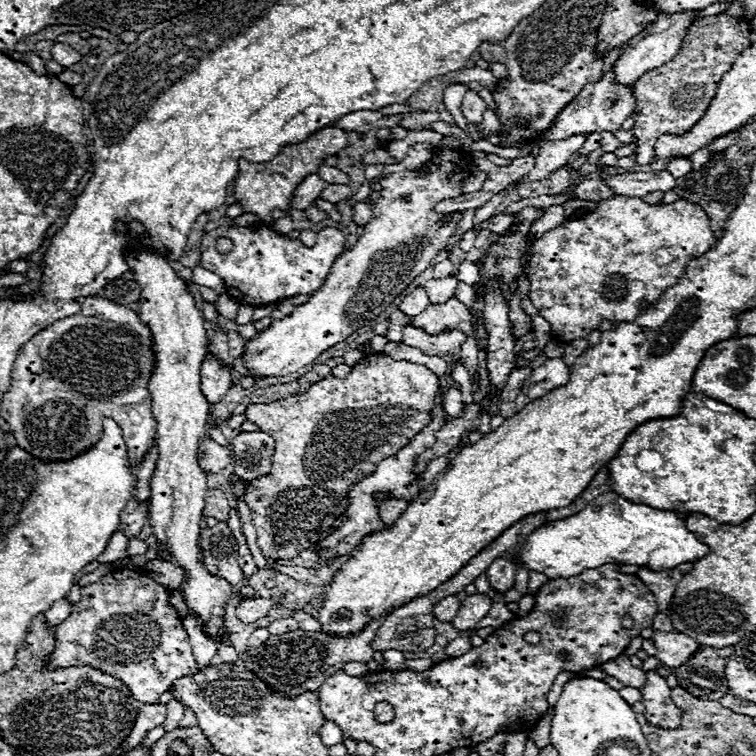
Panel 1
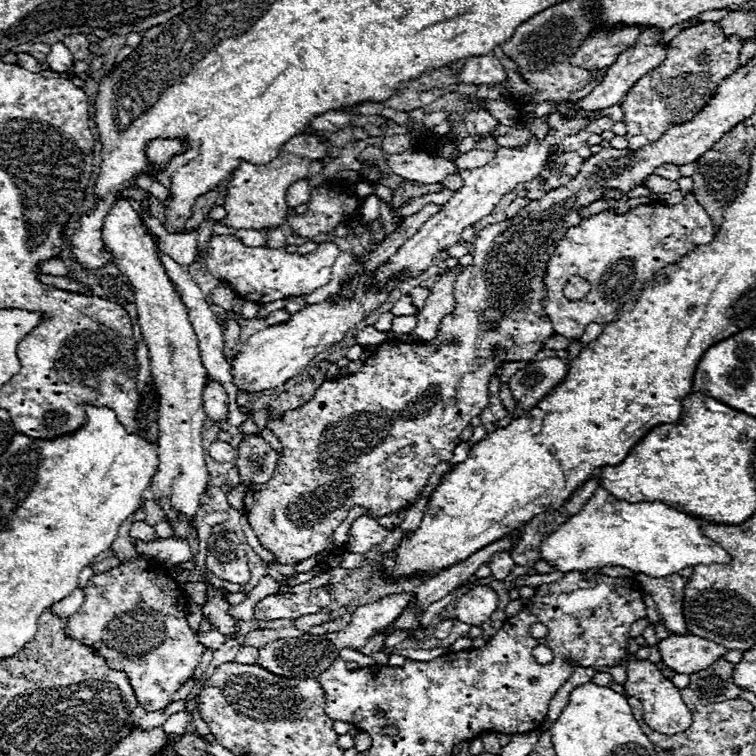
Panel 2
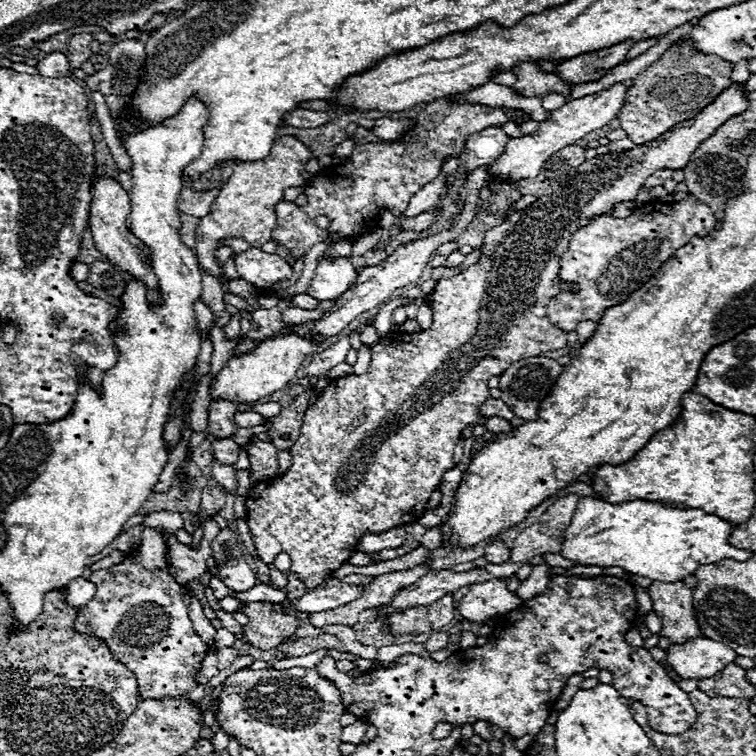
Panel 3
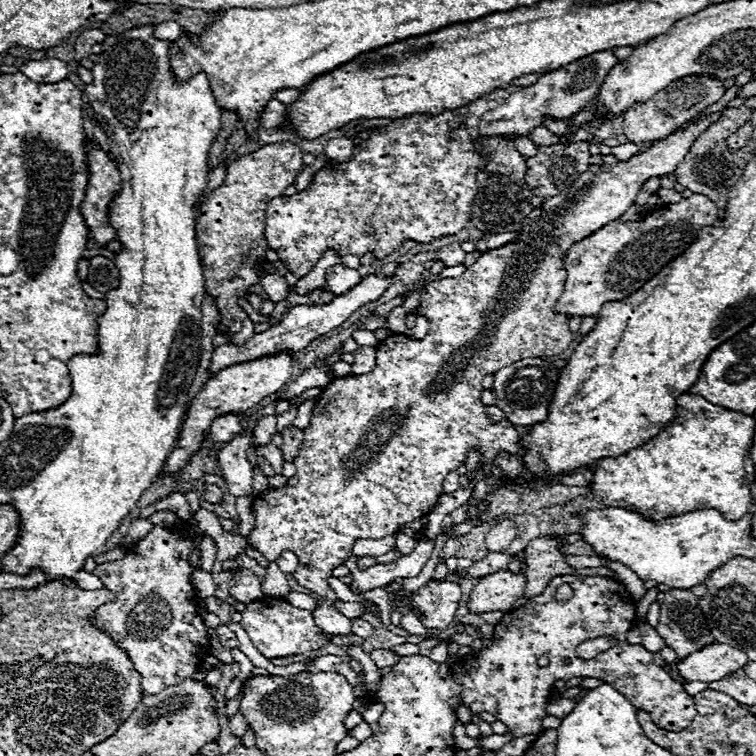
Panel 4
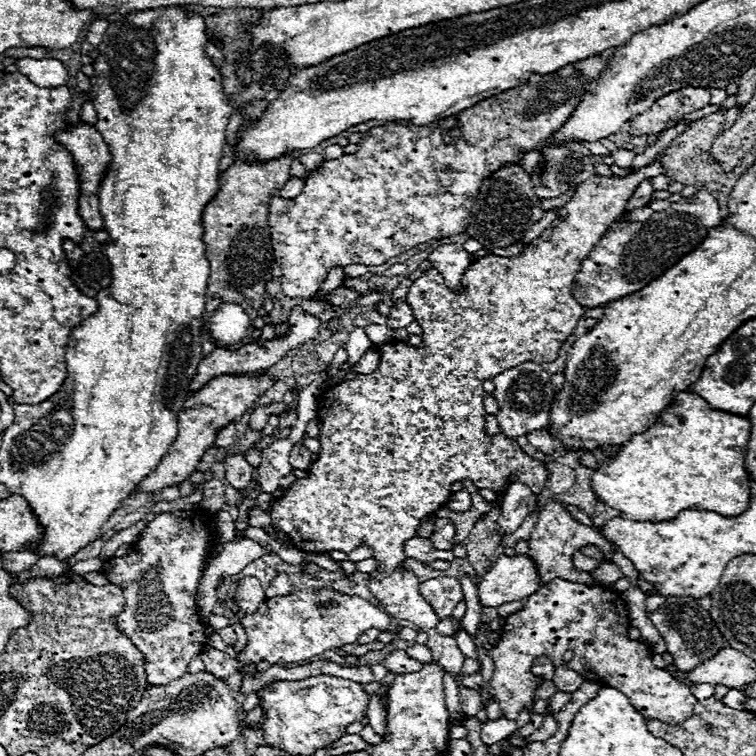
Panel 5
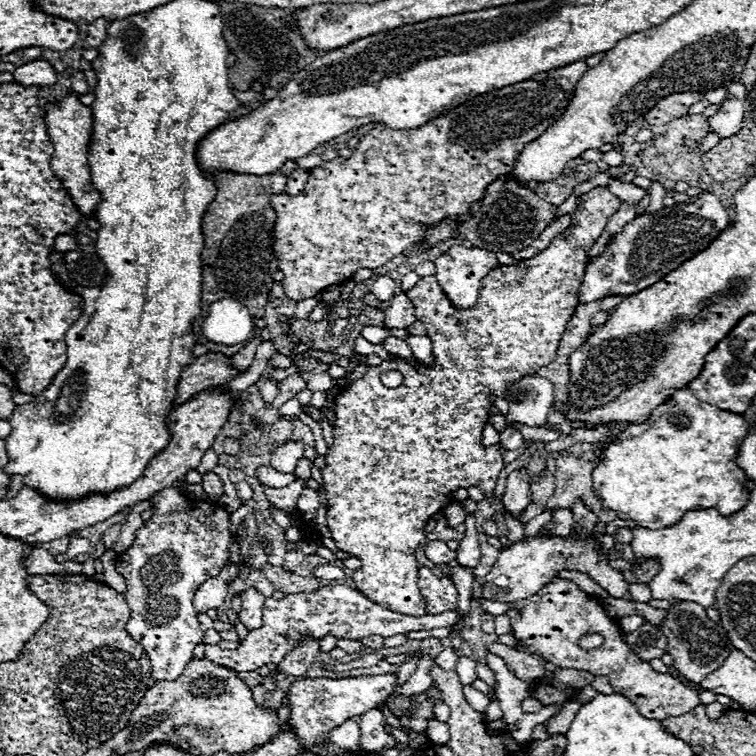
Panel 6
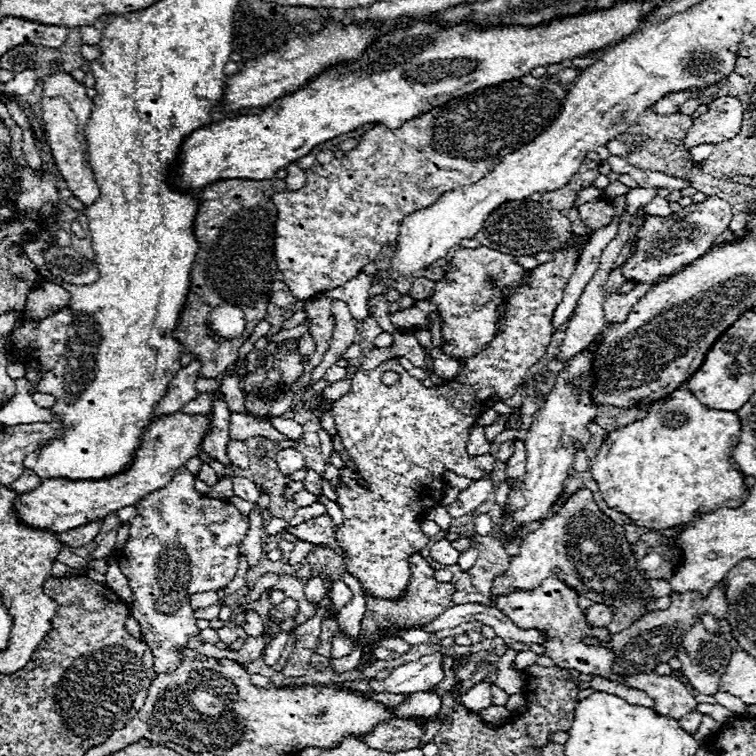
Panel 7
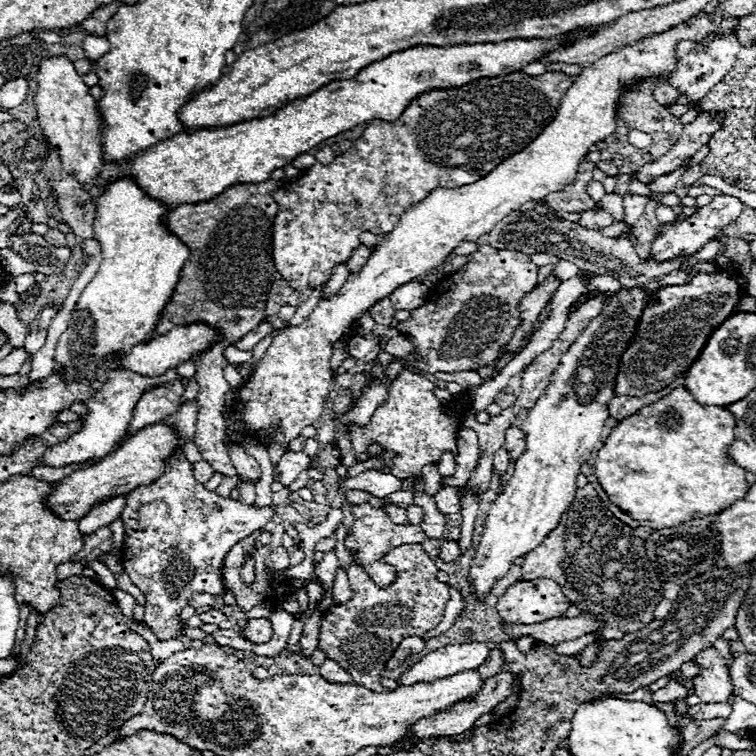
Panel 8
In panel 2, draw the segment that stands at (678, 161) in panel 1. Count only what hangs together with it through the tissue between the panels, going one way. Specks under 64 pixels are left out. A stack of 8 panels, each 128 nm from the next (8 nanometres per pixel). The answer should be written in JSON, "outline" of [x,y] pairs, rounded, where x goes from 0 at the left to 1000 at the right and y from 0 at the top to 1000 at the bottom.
{"outline":[[[881,217],[881,220],[870,220],[870,225],[865,225],[868,233],[884,235],[884,238],[897,238],[899,235],[899,225],[892,217]]]}

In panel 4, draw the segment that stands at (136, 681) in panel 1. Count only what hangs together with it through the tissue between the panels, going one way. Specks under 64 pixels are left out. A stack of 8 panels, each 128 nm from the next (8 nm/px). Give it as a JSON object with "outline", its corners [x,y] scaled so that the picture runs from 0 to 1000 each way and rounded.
{"outline":[[[204,696],[188,714],[183,714],[172,730],[153,743],[130,746],[124,759],[135,767],[135,772],[153,786],[156,794],[132,802],[124,812],[124,823],[130,833],[146,839],[146,844],[169,860],[172,873],[177,876],[180,886],[188,892],[185,907],[190,918],[209,918],[222,907],[238,905],[246,897],[254,897],[257,886],[267,873],[275,868],[275,831],[270,828],[267,817],[259,810],[259,780],[254,775],[254,746],[249,741],[251,730],[257,728],[257,717],[235,701],[222,701],[214,696]]]}

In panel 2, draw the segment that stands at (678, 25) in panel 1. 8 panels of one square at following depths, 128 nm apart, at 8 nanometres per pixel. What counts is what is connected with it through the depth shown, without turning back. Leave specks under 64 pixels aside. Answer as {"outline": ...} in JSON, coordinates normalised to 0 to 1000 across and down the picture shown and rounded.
{"outline":[[[852,40],[852,42],[847,45],[844,56],[841,56],[836,63],[831,63],[828,69],[823,69],[823,71],[815,77],[815,82],[804,90],[796,114],[788,114],[778,127],[772,127],[770,132],[765,132],[765,135],[759,138],[759,143],[762,143],[762,146],[791,148],[791,146],[802,146],[802,143],[807,143],[807,140],[812,140],[812,138],[823,138],[825,127],[828,127],[831,119],[839,114],[839,108],[844,108],[857,93],[862,93],[862,90],[868,90],[868,87],[873,87],[873,85],[878,82],[878,77],[881,77],[881,61],[876,61],[876,58],[868,56],[868,50],[870,50],[873,45],[876,45],[876,40]]]}

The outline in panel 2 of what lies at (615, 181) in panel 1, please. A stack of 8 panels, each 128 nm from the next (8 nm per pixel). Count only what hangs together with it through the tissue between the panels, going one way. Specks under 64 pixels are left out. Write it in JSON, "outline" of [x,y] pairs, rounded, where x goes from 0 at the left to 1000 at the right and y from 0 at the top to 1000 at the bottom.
{"outline":[[[860,230],[860,235],[852,241],[852,246],[857,246],[868,257],[878,257],[878,254],[897,251],[897,243],[892,238],[881,238],[881,235],[873,235],[868,230]]]}

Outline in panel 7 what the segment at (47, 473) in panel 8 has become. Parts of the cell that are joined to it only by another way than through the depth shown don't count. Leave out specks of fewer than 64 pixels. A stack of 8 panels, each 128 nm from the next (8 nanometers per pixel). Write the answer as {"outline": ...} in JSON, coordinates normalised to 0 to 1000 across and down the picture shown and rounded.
{"outline":[[[32,622],[32,627],[16,640],[16,646],[24,648],[24,651],[40,651],[40,648],[45,648],[53,638],[56,638],[56,632],[50,632],[42,622]]]}

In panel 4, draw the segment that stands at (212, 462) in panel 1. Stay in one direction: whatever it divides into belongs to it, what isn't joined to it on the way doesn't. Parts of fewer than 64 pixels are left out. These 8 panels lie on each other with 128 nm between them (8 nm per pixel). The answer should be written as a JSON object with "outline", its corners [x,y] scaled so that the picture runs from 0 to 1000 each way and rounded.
{"outline":[[[368,529],[357,532],[352,540],[331,548],[325,574],[315,574],[315,579],[310,579],[310,585],[296,587],[288,601],[288,616],[294,622],[294,630],[299,635],[304,653],[310,653],[310,656],[333,653],[333,614],[328,611],[328,593],[336,585],[336,566],[339,566],[341,556],[347,550],[365,548],[365,534],[368,534]]]}

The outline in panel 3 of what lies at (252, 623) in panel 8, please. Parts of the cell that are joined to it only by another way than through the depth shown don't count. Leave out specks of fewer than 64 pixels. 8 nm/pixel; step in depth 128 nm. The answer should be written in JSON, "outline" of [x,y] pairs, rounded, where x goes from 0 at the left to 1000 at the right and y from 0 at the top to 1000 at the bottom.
{"outline":[[[304,698],[291,701],[291,706],[280,717],[280,728],[283,728],[280,735],[288,746],[288,765],[307,783],[325,783],[333,775],[339,775],[341,765],[336,754],[325,746],[312,706]]]}

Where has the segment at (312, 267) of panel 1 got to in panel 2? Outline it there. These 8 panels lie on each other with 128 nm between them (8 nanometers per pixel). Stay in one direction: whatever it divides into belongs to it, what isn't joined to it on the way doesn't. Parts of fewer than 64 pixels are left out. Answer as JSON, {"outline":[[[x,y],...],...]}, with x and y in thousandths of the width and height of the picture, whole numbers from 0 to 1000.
{"outline":[[[283,312],[270,328],[270,336],[275,344],[275,357],[286,368],[299,368],[307,384],[317,394],[352,402],[381,392],[413,389],[418,381],[431,378],[439,365],[439,349],[450,336],[450,331],[442,320],[426,320],[421,331],[405,339],[394,339],[394,336],[381,336],[376,328],[365,328],[365,331],[349,325],[328,328],[317,317],[310,317],[307,312]]]}

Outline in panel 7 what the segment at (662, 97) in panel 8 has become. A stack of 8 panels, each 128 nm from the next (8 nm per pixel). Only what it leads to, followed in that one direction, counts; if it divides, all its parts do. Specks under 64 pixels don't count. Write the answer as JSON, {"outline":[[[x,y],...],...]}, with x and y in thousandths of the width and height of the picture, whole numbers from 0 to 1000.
{"outline":[[[902,119],[897,124],[881,124],[876,127],[862,143],[870,148],[870,151],[894,151],[899,146],[899,140],[913,130],[915,124],[910,119]]]}

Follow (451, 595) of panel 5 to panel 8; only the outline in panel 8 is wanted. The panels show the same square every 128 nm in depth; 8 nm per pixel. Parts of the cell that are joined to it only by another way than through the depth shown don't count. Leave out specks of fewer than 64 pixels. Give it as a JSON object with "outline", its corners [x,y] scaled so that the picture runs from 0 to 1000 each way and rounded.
{"outline":[[[532,720],[508,735],[508,743],[524,749],[526,762],[513,778],[503,778],[481,757],[476,746],[458,751],[468,788],[463,796],[437,804],[437,812],[426,815],[421,857],[431,870],[444,873],[463,894],[468,905],[484,907],[487,913],[511,913],[503,905],[505,886],[516,873],[516,865],[526,857],[537,841],[561,841],[566,833],[585,823],[590,796],[595,794],[593,772],[577,767],[577,749],[558,728],[556,720]]]}

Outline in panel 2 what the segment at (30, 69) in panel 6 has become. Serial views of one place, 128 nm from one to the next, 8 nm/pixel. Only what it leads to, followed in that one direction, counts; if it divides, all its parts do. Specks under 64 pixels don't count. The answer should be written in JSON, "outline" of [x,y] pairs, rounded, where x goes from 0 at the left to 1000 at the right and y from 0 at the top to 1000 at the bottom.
{"outline":[[[77,56],[77,58],[69,58],[69,66],[61,74],[61,82],[63,82],[66,93],[71,93],[71,95],[87,95],[90,87],[95,87],[98,77],[95,77],[93,66],[82,56]]]}

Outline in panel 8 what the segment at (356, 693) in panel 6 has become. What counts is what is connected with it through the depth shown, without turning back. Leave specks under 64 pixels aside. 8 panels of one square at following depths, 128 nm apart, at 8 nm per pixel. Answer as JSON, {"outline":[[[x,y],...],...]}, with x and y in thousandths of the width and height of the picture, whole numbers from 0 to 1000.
{"outline":[[[619,849],[603,854],[587,854],[577,862],[563,865],[556,876],[540,884],[526,905],[542,907],[545,902],[571,902],[577,897],[590,897],[603,889],[627,886],[643,876],[648,868],[648,857],[643,849]]]}

